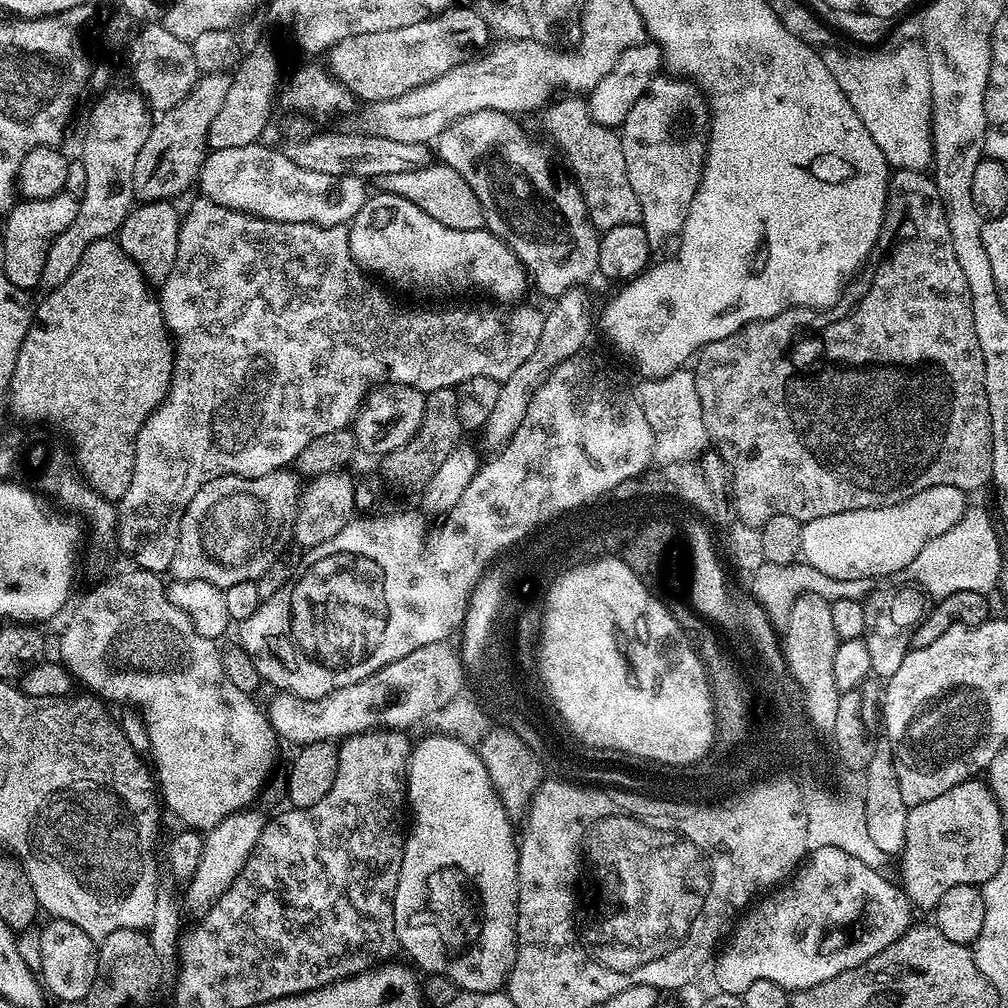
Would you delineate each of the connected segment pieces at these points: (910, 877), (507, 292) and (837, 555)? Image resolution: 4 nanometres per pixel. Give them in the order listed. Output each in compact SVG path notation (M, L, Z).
M983 779L966 780L946 794L938 794L938 798L930 798L930 802L922 802L918 806L908 808L903 821L904 857L900 860L900 876L902 887L908 899L917 909L935 909L936 903L946 894L946 890L954 890L954 886L974 884L983 886L998 870L1006 855L1004 849L1004 832L1006 826L1002 822L998 802L992 795L989 785Z
M383 190L377 191L377 196L369 195L364 201L364 205L358 214L353 217L350 223L347 225L348 230L348 245L352 251L353 258L356 259L357 264L365 273L373 274L377 272L380 276L385 276L388 280L393 280L396 284L408 284L412 283L416 288L425 288L428 292L444 292L448 288L448 284L456 292L468 292L471 288L481 288L484 292L489 292L492 296L497 296L497 301L504 302L507 296L516 296L524 288L524 268L520 265L520 260L514 253L508 249L508 244L504 240L499 240L494 233L488 232L487 227L474 228L472 230L456 230L450 226L442 226L442 222L438 222L438 218L430 218L430 214L426 214L426 210L422 210L418 206L414 206L414 202L410 202L406 198L402 198L398 194L393 192L386 192Z
M930 486L930 490L922 490L905 500L897 500L894 504L883 504L880 508L846 510L842 514L806 520L800 529L799 555L809 566L834 579L873 579L878 576L892 576L903 568L911 569L918 554L922 554L922 550L930 541L946 534L950 526L960 521L966 509L964 500L966 494L961 488Z

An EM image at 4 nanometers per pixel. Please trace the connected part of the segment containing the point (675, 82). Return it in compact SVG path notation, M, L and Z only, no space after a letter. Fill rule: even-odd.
M683 78L671 79L653 79L652 87L634 106L619 133L626 158L628 182L640 203L640 215L648 212L648 208L688 208L700 184L706 155L706 129L710 123L708 101L695 84Z

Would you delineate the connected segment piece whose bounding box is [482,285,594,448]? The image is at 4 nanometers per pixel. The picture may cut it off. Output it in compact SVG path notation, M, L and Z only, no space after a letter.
M576 285L559 295L556 308L544 317L542 335L534 348L534 353L510 374L510 378L501 383L499 400L494 404L494 410L482 429L482 435L485 436L488 445L498 448L506 444L525 416L528 397L562 361L576 356L589 345L587 342L592 334L592 328L594 332L594 316L592 320L592 300L586 289L585 285Z

